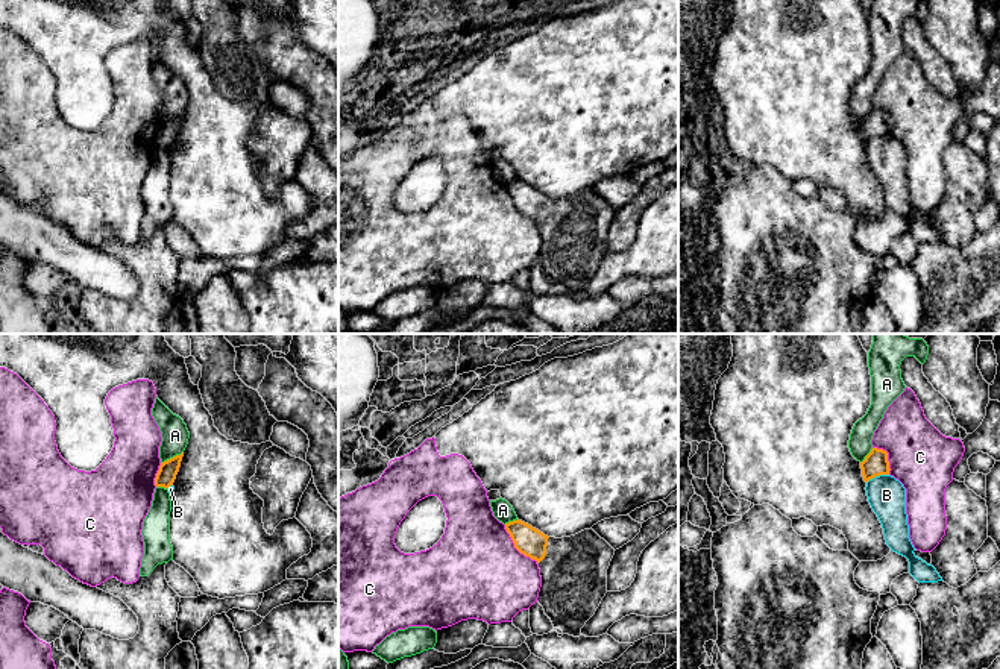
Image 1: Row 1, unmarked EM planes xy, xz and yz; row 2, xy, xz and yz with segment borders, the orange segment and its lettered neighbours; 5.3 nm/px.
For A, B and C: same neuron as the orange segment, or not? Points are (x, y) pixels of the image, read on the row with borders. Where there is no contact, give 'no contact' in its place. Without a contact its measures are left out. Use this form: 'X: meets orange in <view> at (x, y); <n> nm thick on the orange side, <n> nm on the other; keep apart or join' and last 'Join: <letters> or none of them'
A: meets orange in xy at (173, 457); 100 nm thick on the orange side, 140 nm on the other; keep apart
B: meets orange in yz at (877, 475); 130 nm thick on the orange side, 200 nm on the other; keep apart
C: meets orange in xz at (516, 548); 150 nm thick on the orange side, 480 nm on the other; keep apart
Join: none of them

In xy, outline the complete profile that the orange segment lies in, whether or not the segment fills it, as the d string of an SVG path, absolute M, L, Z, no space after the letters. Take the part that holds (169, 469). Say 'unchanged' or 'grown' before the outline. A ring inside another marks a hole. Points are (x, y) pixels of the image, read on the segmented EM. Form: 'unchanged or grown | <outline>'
unchanged | M184 452L181 455L176 455L161 463L156 478L155 478L156 487L168 488L170 485L173 485L176 475L179 472L179 467L181 467L182 457L184 457Z

